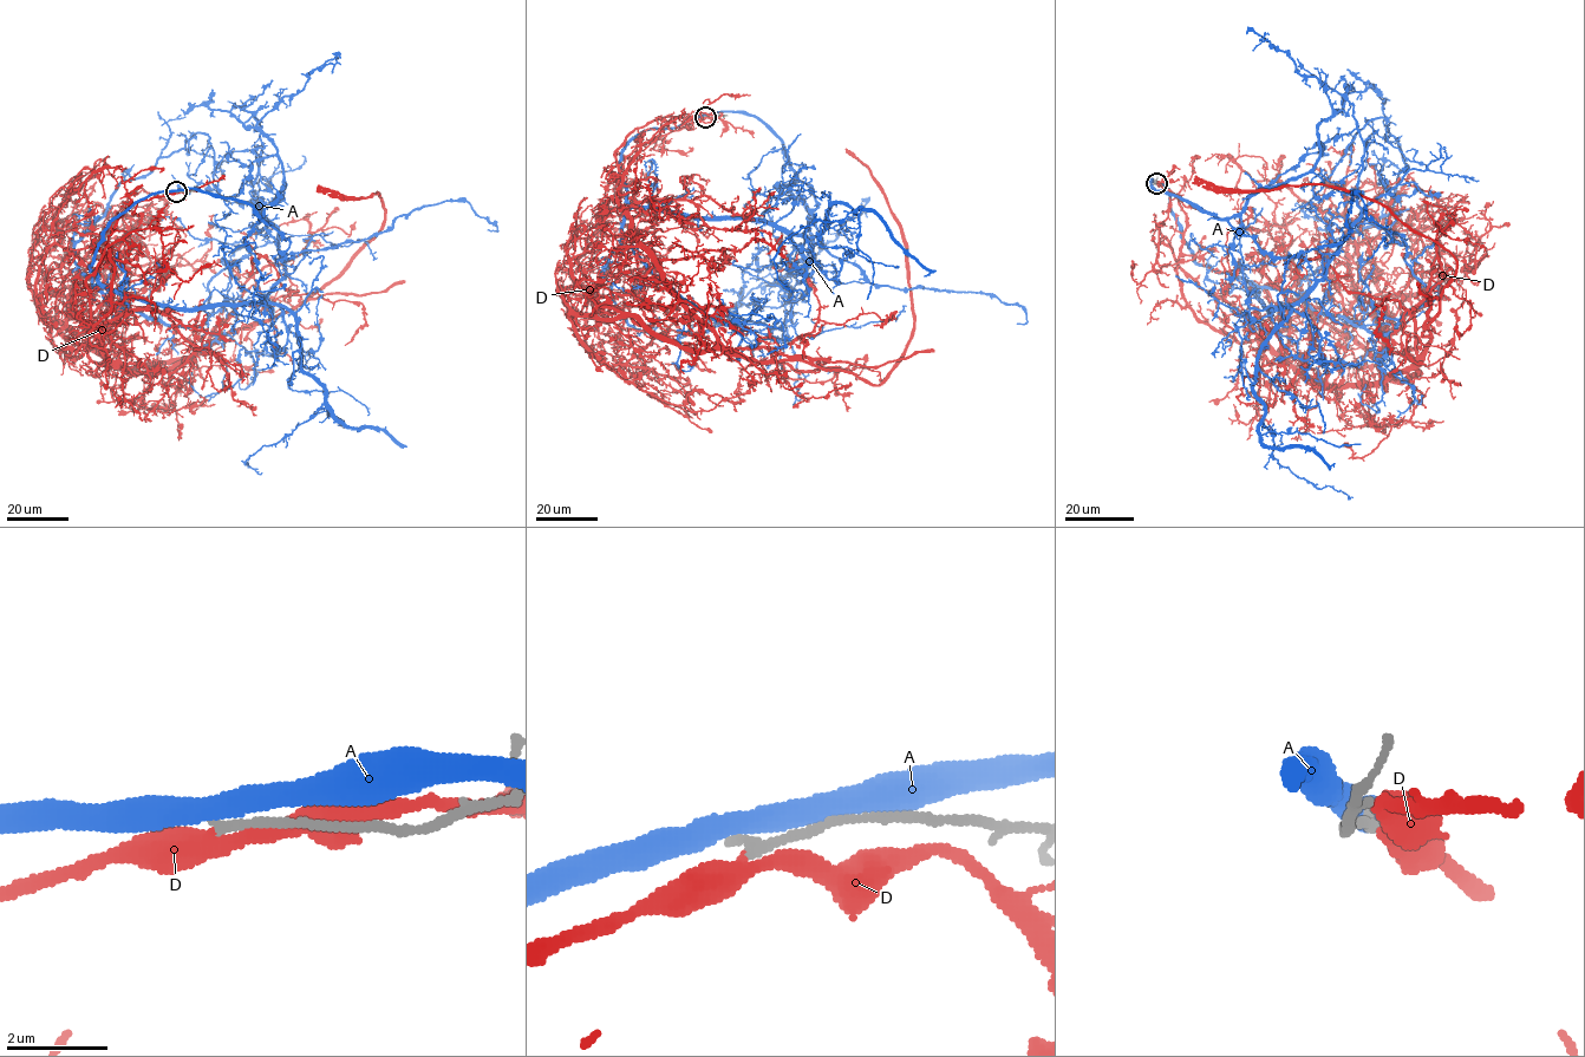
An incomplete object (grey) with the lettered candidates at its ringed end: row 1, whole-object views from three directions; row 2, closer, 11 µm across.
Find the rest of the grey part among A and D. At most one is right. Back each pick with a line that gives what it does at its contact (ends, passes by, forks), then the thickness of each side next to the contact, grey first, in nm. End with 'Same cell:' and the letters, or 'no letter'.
D: it passes by | 240/340 nm
Same cell: D

